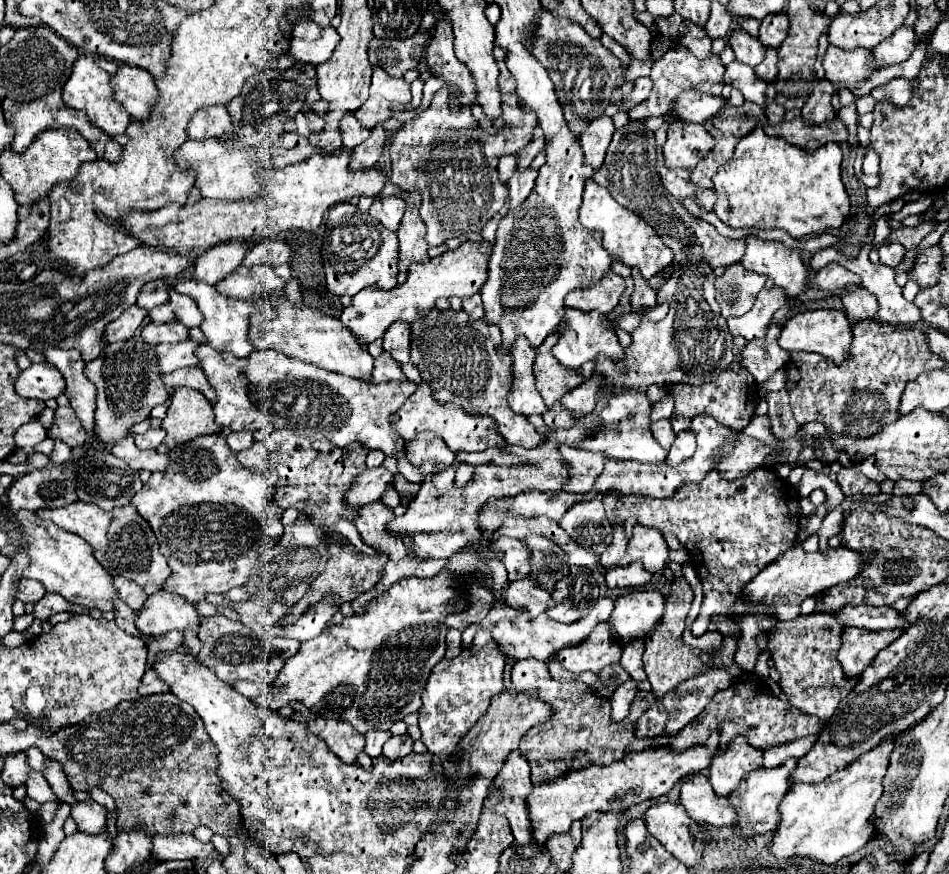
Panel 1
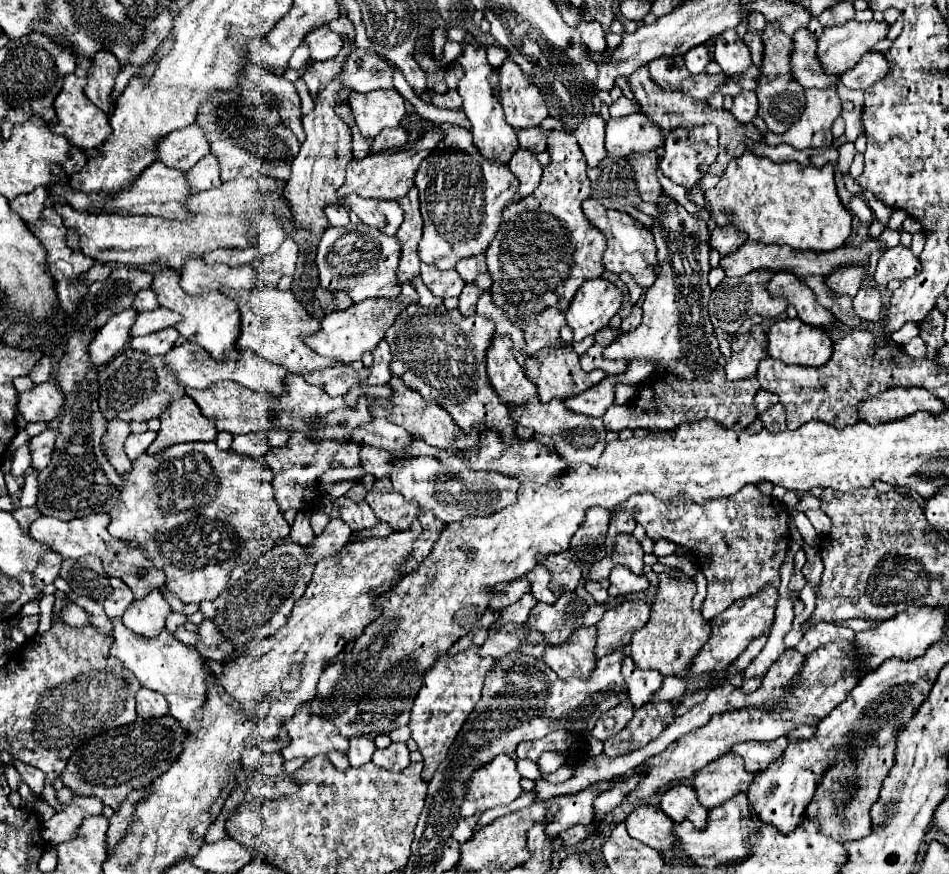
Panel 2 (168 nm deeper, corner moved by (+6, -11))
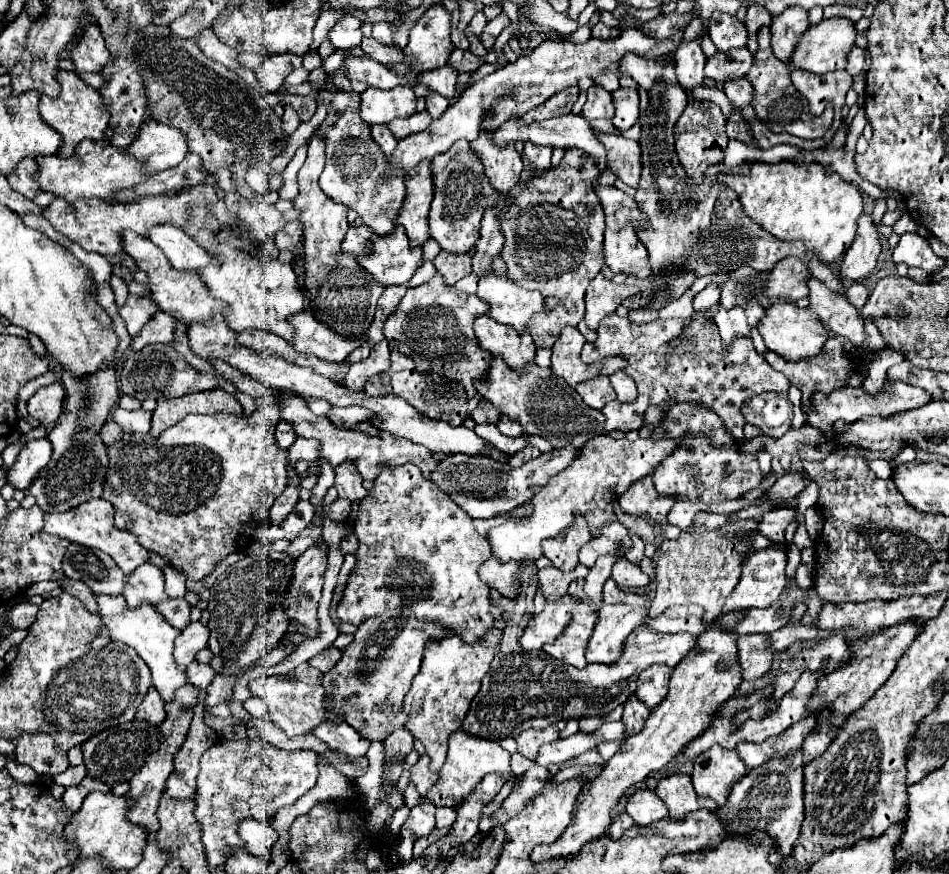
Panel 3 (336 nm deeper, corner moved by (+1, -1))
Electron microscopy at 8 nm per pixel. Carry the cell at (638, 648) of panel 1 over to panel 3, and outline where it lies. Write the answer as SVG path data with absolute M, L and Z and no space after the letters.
M650 665L650 669L644 669L638 675L638 689L636 697L648 707L656 707L668 693L668 681L670 681L670 667L668 665Z

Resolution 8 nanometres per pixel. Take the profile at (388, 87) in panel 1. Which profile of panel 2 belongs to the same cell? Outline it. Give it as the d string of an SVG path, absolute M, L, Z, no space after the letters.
M377 89L371 93L353 91L349 103L363 137L377 137L381 129L397 127L405 115L405 99L395 89Z

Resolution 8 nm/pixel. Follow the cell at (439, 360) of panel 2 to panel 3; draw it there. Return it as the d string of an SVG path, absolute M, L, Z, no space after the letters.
M436 273L428 283L408 289L396 311L384 323L384 335L390 347L414 359L418 369L426 373L434 371L448 381L460 383L468 399L472 399L478 393L476 383L486 379L492 363L490 353L480 349L474 335L474 321L484 313L488 313L488 305L478 295L454 291L444 285L442 277Z

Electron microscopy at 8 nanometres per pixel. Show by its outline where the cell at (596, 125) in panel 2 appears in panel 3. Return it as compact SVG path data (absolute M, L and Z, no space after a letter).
M594 85L588 89L588 99L586 105L582 109L582 115L588 119L606 119L612 121L614 119L614 105L610 99L610 93L606 89L602 89L600 85Z

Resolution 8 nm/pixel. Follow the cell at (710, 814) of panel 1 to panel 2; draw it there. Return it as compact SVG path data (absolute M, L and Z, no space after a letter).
M687 785L671 787L669 791L663 793L659 807L675 823L691 821L697 829L705 827L707 823L707 809L701 807L701 803L697 801L697 793L693 787L687 787Z

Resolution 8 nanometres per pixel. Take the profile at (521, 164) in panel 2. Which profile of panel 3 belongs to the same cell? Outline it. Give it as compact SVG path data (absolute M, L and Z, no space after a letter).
M526 143L522 153L524 153L524 159L528 161L528 165L532 169L548 169L550 167L550 155L552 155L552 149L550 147Z

